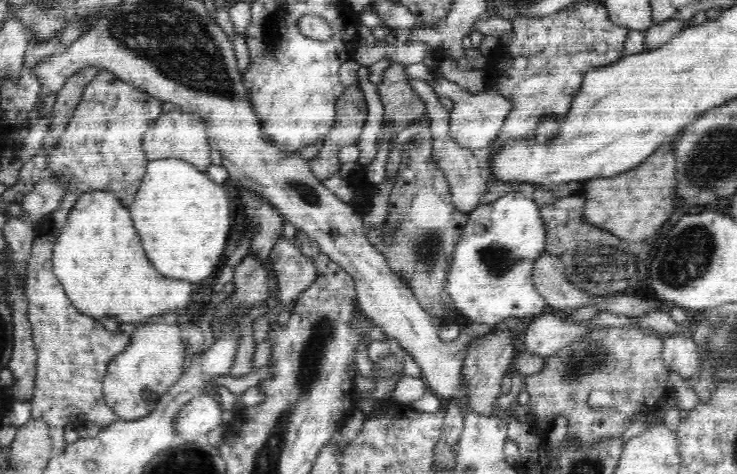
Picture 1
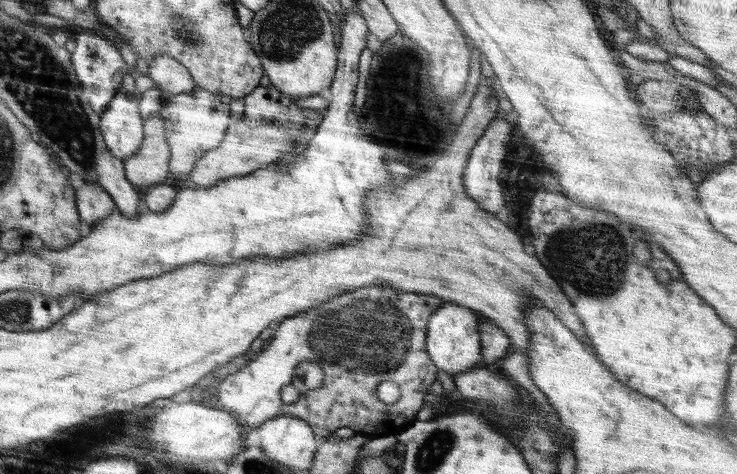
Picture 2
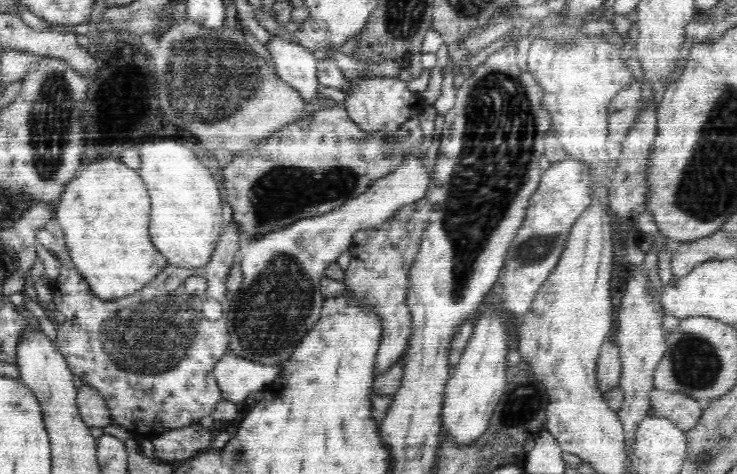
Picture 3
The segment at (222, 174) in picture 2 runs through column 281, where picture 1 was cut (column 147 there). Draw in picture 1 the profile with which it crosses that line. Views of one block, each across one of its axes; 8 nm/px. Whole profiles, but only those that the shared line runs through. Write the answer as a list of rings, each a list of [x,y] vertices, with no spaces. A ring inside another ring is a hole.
[[[172,110],[160,115],[144,134],[143,150],[147,159],[160,160],[164,157],[176,157],[188,161],[201,171],[207,170],[211,165],[209,139],[205,124],[198,115],[187,113],[182,110]]]

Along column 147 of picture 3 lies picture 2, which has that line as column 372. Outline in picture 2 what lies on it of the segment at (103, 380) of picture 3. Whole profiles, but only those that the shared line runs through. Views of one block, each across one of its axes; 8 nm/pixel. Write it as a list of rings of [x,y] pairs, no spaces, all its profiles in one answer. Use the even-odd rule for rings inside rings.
[[[371,285],[342,292],[326,300],[318,308],[310,308],[294,316],[283,319],[272,338],[266,342],[262,354],[256,360],[250,360],[246,368],[228,376],[220,384],[218,400],[222,410],[230,412],[234,420],[242,426],[242,434],[251,432],[274,416],[296,416],[304,420],[319,438],[327,437],[337,428],[352,428],[356,434],[364,435],[368,440],[399,435],[416,420],[416,414],[423,407],[424,396],[430,391],[431,384],[437,379],[439,371],[432,363],[426,351],[426,327],[434,309],[444,303],[437,296],[416,291],[398,292],[394,288]],[[302,362],[310,362],[322,368],[324,381],[320,390],[301,394],[296,402],[284,404],[280,390],[294,380],[294,372]],[[381,382],[394,382],[400,389],[400,399],[393,404],[385,404],[376,396]]]

